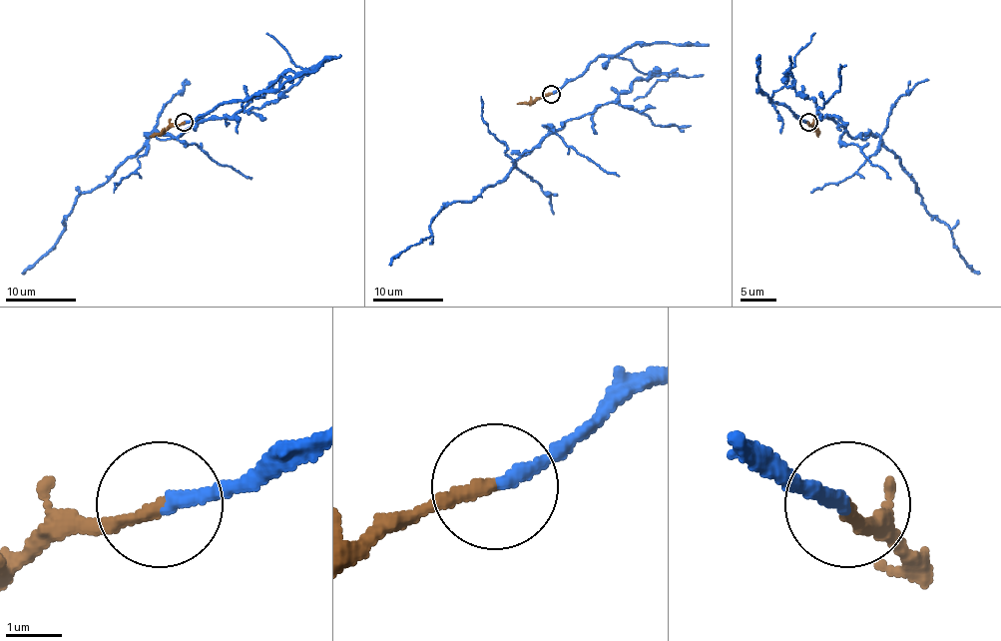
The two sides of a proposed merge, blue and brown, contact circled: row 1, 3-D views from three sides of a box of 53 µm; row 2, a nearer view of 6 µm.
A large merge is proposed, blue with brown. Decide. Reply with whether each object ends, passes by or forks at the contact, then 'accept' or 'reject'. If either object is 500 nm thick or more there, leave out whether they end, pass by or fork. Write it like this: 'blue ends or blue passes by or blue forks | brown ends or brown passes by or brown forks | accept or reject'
blue ends | brown ends | reject

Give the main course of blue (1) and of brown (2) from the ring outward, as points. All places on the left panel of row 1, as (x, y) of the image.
1: (184, 123), (275, 80), (232, 116), (200, 119), (175, 137), (150, 134), (76, 199), (60, 238), (23, 274)
2: (184, 123), (168, 126), (150, 137)

